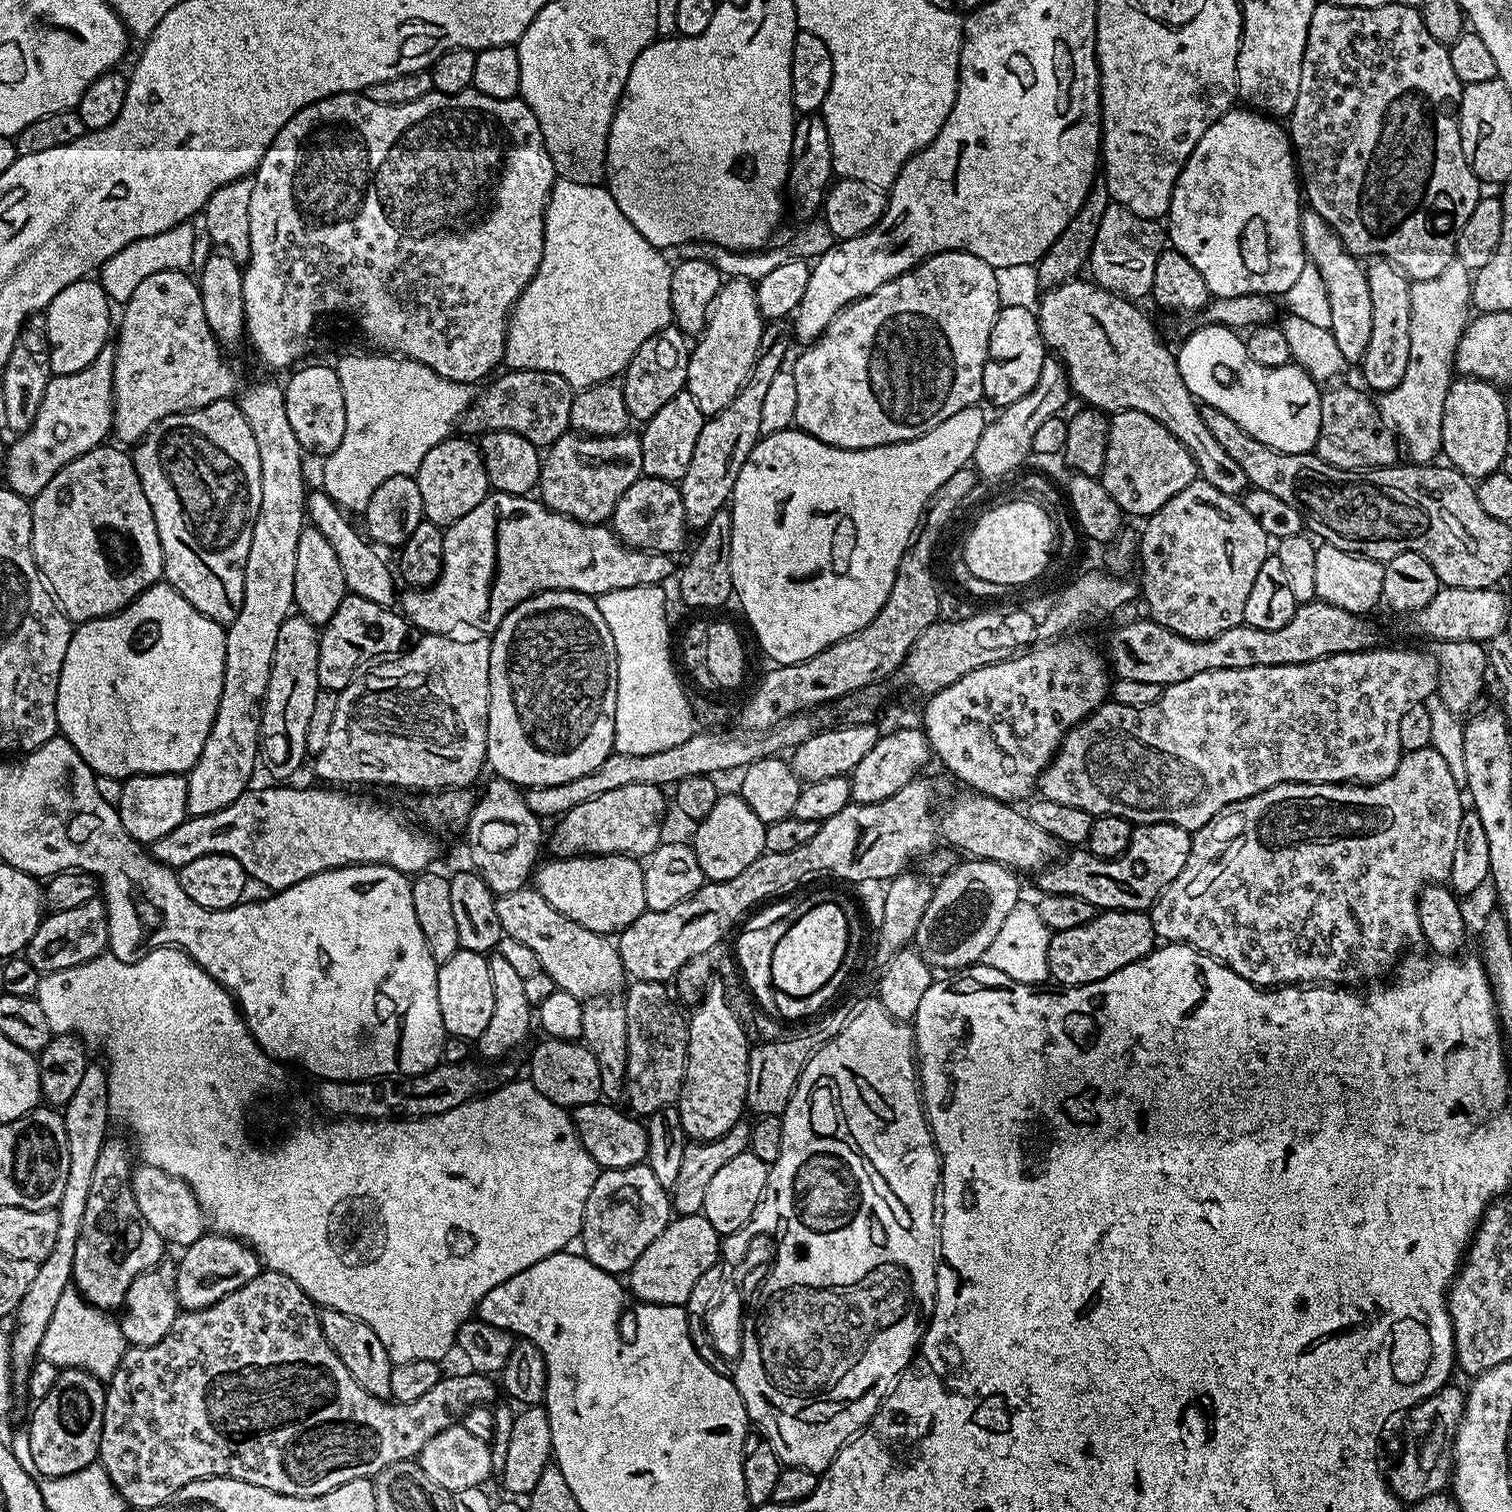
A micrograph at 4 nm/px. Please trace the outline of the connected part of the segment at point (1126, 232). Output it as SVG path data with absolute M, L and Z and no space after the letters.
M1112 202L1102 214L1101 226L1087 261L1087 267L1092 268L1091 279L1120 296L1147 297L1154 286L1154 266L1158 266L1158 258L1165 247L1166 236L1157 221L1142 218L1129 208Z

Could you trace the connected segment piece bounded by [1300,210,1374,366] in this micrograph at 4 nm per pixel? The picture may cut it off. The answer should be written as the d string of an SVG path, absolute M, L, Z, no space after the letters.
M1311 210L1301 211L1300 229L1305 257L1322 274L1326 294L1330 298L1330 314L1326 318L1335 344L1339 347L1348 366L1359 365L1370 344L1370 333L1374 328L1374 305L1370 303L1370 282L1365 265L1346 250L1342 238L1322 218L1322 214Z

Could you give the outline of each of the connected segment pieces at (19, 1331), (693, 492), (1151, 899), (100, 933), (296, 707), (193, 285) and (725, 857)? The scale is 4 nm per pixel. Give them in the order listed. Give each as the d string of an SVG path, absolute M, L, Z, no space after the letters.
M89 1063L74 1098L70 1098L70 1102L63 1105L62 1115L66 1126L66 1142L70 1150L70 1171L66 1173L66 1190L62 1190L62 1198L56 1208L58 1242L54 1244L54 1250L47 1259L37 1263L34 1282L30 1282L30 1290L26 1290L19 1308L14 1313L16 1329L11 1329L10 1332L9 1362L12 1382L16 1386L27 1385L30 1370L35 1366L40 1354L42 1334L46 1334L46 1326L50 1326L50 1318L54 1318L54 1310L58 1310L58 1298L62 1298L62 1294L70 1288L74 1250L78 1246L82 1218L86 1215L86 1198L90 1198L90 1185L94 1179L98 1154L102 1154L102 1146L110 1135L108 1074L103 1063Z
M788 320L765 323L760 355L752 376L725 409L716 416L705 419L702 434L698 434L698 446L694 446L694 458L690 458L690 466L678 482L689 529L702 530L708 525L710 518L714 518L714 514L721 512L731 501L740 468L746 458L750 458L756 443L762 439L760 427L766 390L770 387L774 374L778 374L785 367L784 355L791 344L794 344L794 328Z
M1170 822L1137 824L1130 834L1130 846L1126 846L1121 856L1103 860L1087 850L1072 850L1068 857L1065 855L1059 862L1039 869L1036 884L1044 894L1053 892L1086 898L1086 902L1098 910L1148 912L1170 882L1182 874L1182 866L1186 866L1186 858L1190 858L1191 845L1192 833L1182 826Z
M103 899L82 902L74 910L45 915L26 949L26 958L42 974L61 972L105 955L108 946L108 911Z
M294 614L284 620L275 642L274 662L270 670L270 686L266 690L264 709L260 719L259 763L273 776L273 781L288 782L304 764L309 755L306 729L310 727L310 714L314 698L322 690L318 682L318 646L320 630L304 616Z
M187 271L158 273L143 279L123 305L122 311L124 317L118 320L120 338L114 346L116 362L112 395L112 432L121 440L117 440L121 445L139 444L155 424L162 422L162 418L205 408L219 400L229 399L237 391L236 372L220 353L223 352L222 345L210 330L206 314L202 314L200 285Z
M739 794L721 795L714 810L710 810L710 814L706 814L706 818L695 825L696 833L690 837L705 881L729 880L737 874L742 874L742 870L746 870L746 866L750 866L750 862L757 860L765 851L765 827L758 814L750 810L748 803Z

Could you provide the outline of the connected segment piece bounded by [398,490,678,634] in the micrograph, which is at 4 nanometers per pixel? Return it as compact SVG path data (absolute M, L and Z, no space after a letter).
M492 490L489 491L482 502L478 502L478 506L474 506L474 510L470 510L470 514L458 518L458 522L447 525L444 533L444 565L442 566L442 574L429 588L405 591L405 596L403 593L399 597L398 608L409 625L413 629L421 628L419 631L424 634L452 634L457 631L455 628L460 628L463 624L468 628L494 630L502 622L502 618L506 618L506 614L510 610L514 610L514 606L518 606L526 598L536 596L540 592L570 590L571 592L581 592L595 598L606 594L610 590L626 590L627 588L637 588L647 584L663 585L665 583L663 580L668 580L671 576L673 579L674 573L677 571L678 564L675 564L672 560L675 559L666 552L645 552L642 548L630 547L612 531L611 527L604 524L584 524L580 520L552 512L545 506L544 501L539 498L533 498L531 495L515 496L514 494Z

